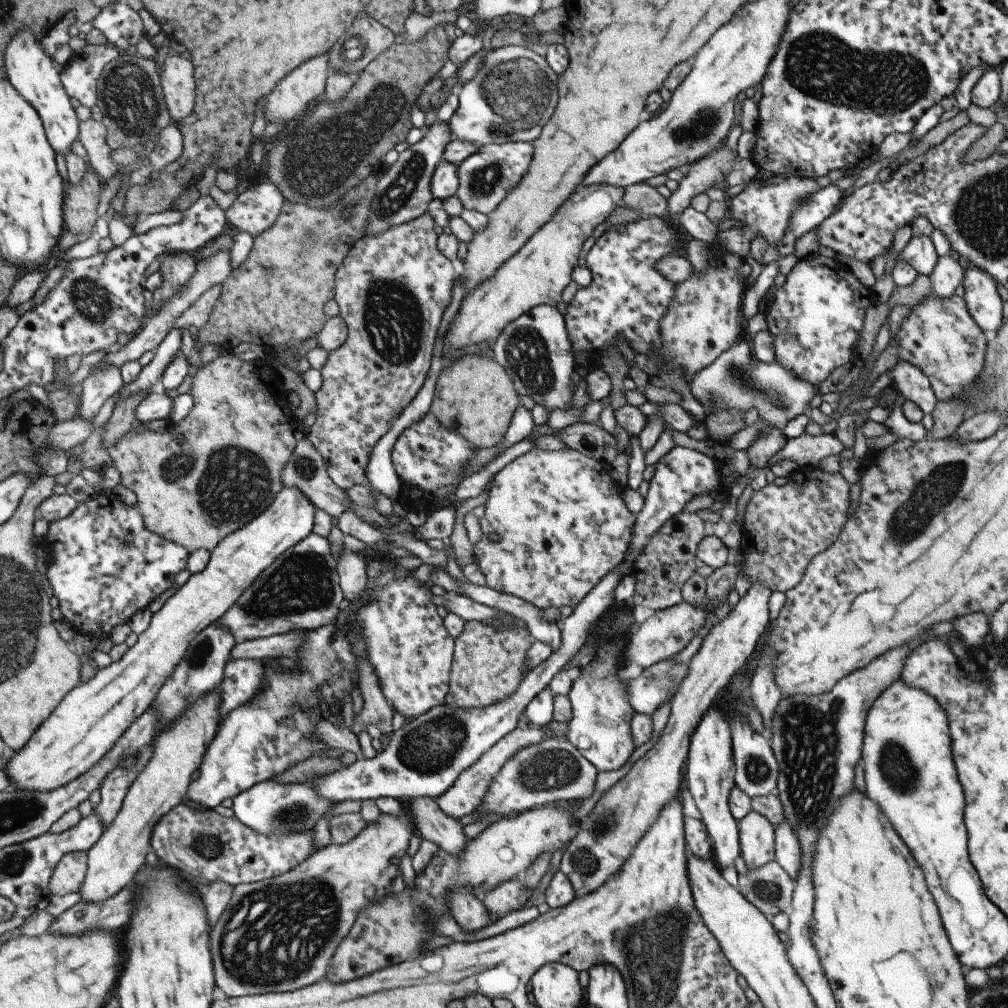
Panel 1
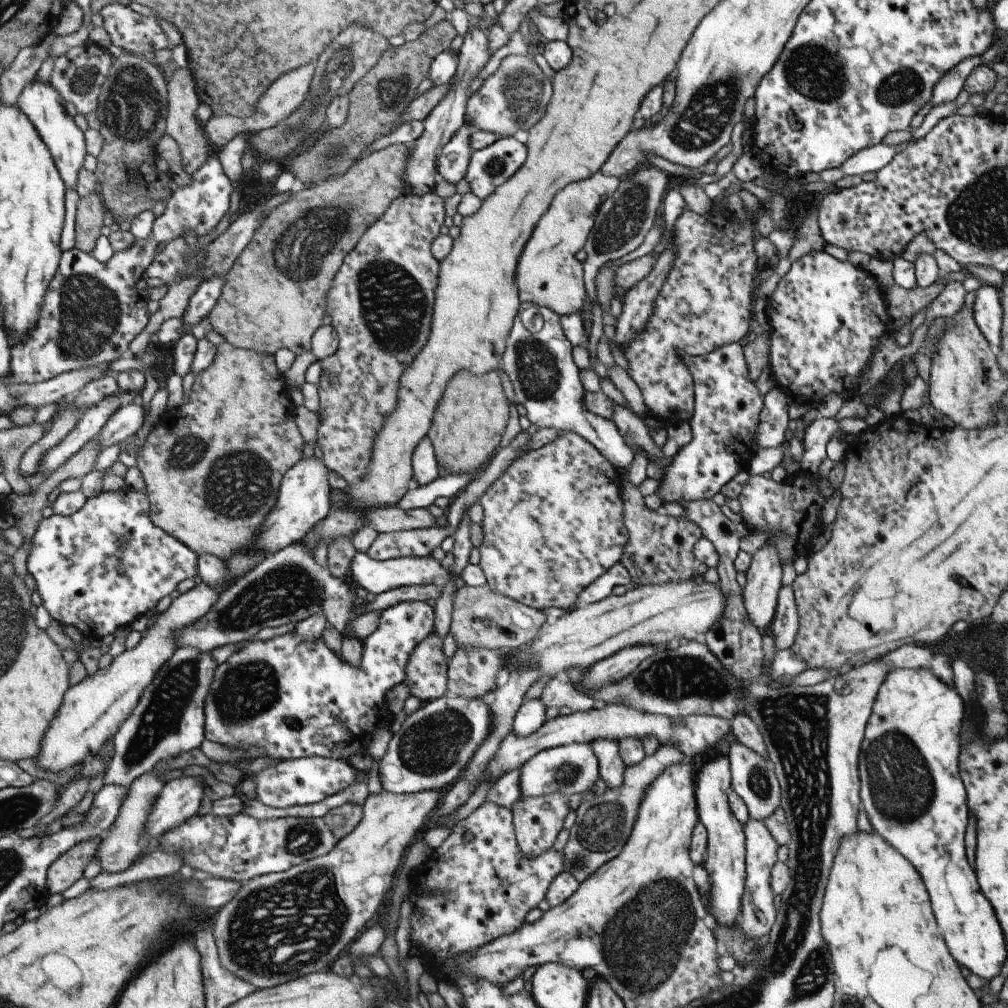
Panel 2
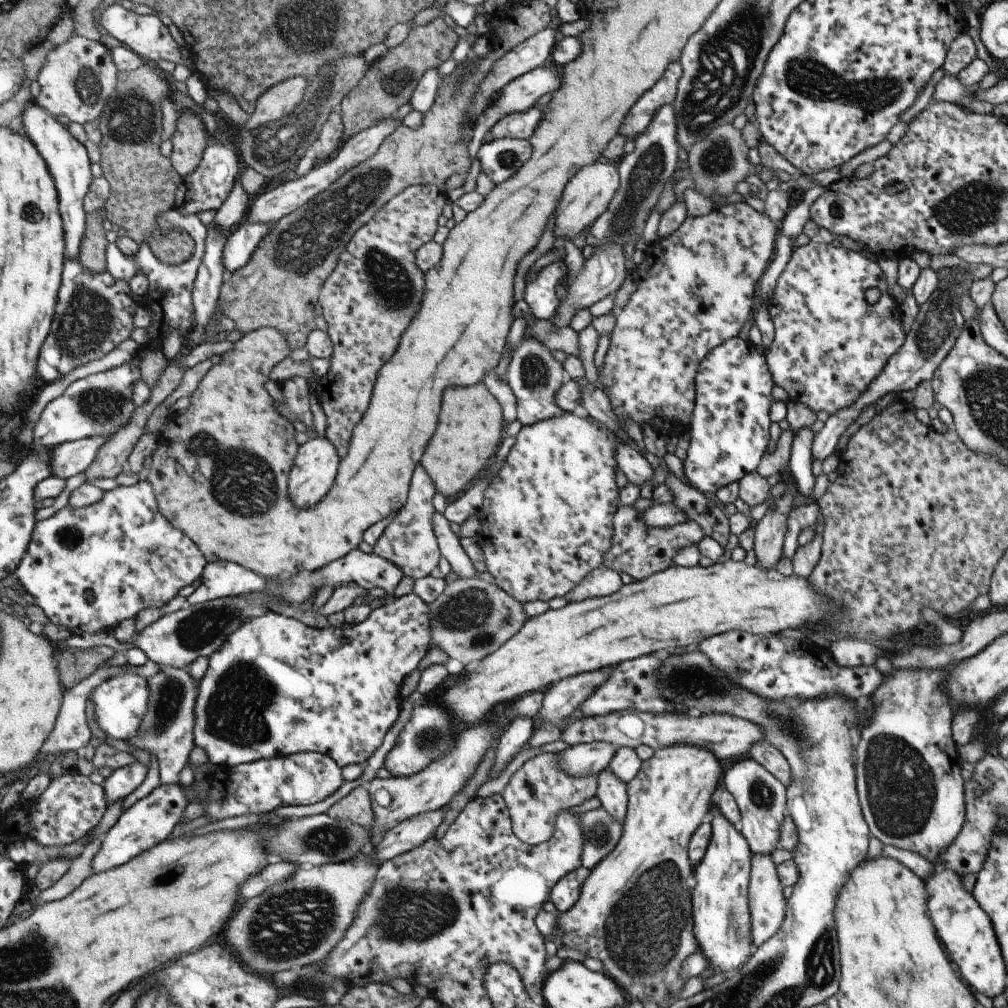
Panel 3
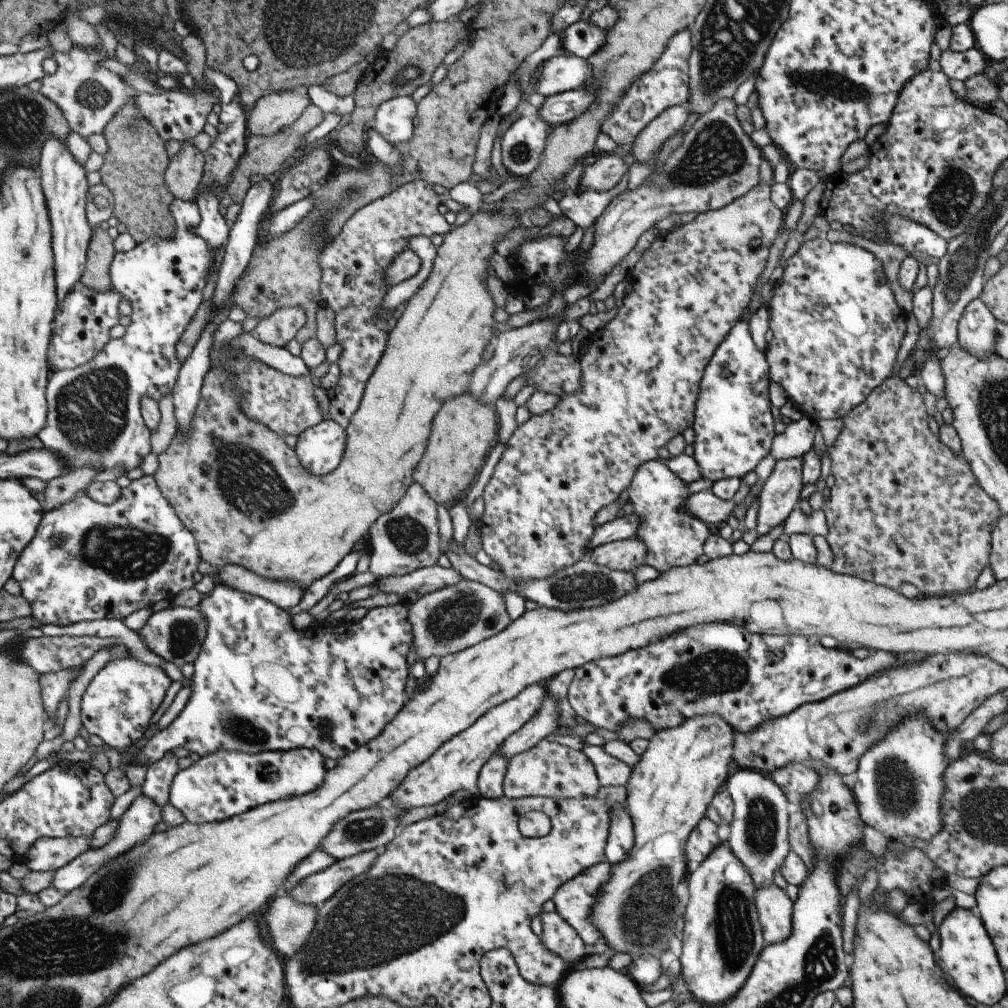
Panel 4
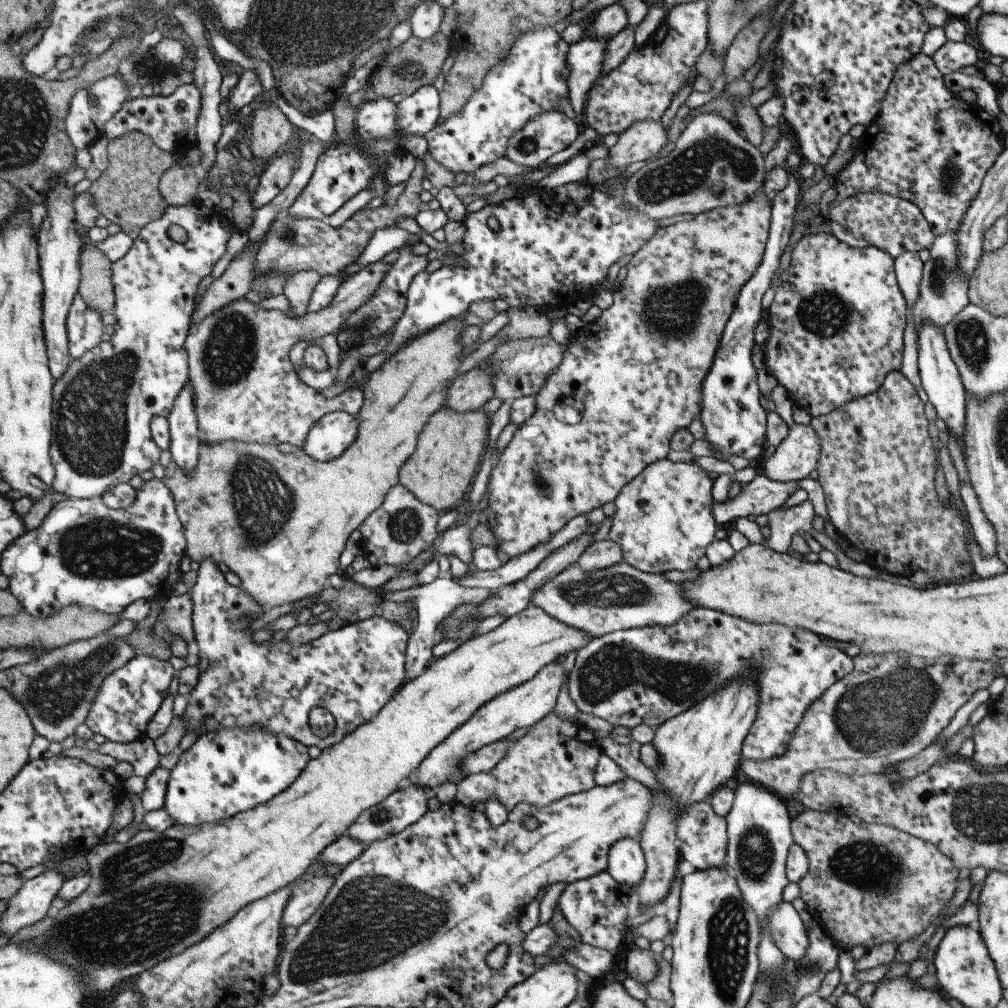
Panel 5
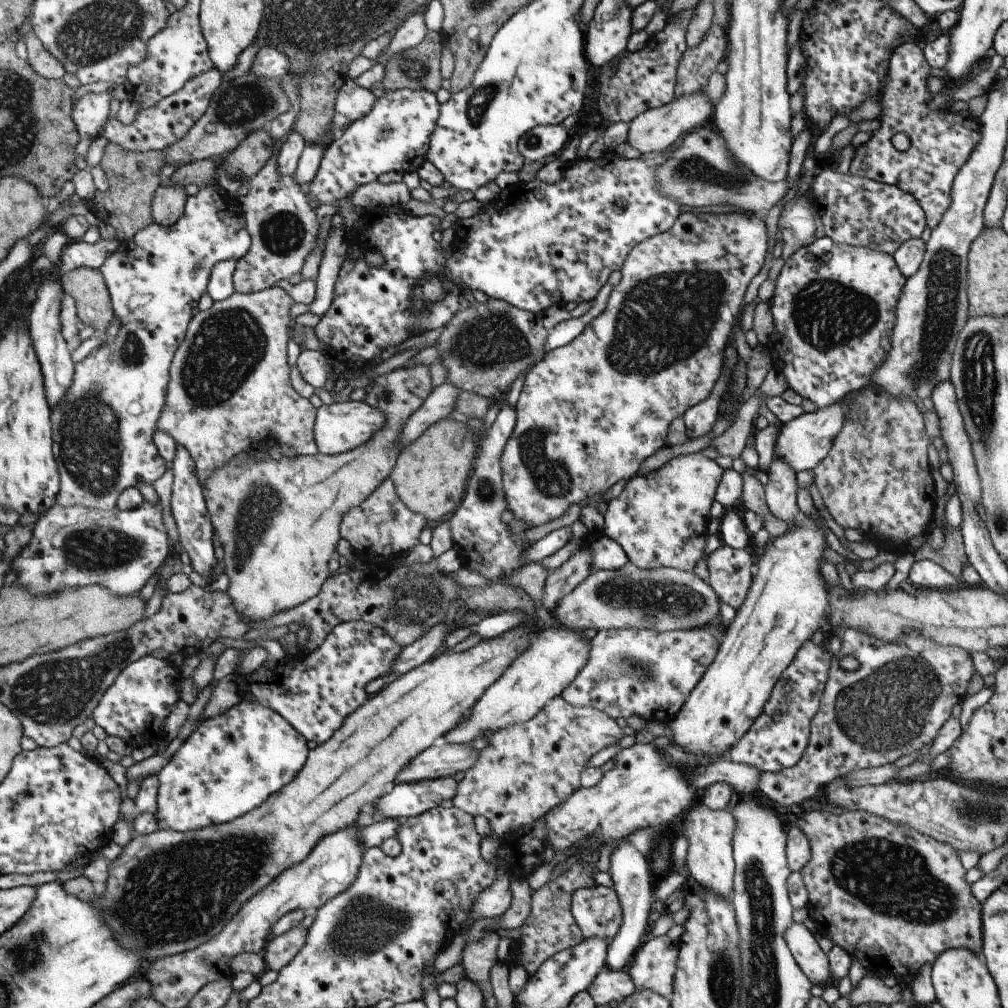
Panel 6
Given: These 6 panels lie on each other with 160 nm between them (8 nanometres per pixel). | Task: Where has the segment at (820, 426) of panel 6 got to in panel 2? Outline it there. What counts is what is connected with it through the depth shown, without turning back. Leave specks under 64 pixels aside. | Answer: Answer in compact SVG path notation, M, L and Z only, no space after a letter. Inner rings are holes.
M767 542L751 557L749 568L745 572L745 586L742 588L742 603L749 622L760 632L766 631L772 621L776 607L776 598L781 587L782 566L776 549Z

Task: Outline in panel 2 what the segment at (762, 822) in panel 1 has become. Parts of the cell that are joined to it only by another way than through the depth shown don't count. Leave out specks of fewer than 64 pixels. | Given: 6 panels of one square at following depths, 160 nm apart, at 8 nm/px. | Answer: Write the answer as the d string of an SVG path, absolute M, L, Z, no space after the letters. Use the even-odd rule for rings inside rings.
M747 819L742 825L744 832L744 869L746 879L740 900L741 930L748 939L759 939L770 931L776 917L773 908L774 894L770 889L768 880L770 870L776 860L777 844L760 820Z

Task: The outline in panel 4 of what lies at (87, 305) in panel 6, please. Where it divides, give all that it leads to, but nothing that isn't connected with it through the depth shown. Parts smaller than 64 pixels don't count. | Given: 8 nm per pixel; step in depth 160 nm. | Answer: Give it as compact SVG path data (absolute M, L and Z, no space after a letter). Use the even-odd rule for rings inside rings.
M97 226L88 246L88 258L80 283L99 292L109 290L111 276L107 274L107 268L110 268L113 255L111 238L105 234L103 226Z

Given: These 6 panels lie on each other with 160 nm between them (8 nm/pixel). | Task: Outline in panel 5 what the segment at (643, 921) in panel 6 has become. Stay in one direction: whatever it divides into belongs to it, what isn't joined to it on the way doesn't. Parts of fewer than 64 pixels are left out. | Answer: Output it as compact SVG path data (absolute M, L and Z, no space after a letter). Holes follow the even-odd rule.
M620 838L608 848L606 871L630 894L644 873L644 856L635 838Z

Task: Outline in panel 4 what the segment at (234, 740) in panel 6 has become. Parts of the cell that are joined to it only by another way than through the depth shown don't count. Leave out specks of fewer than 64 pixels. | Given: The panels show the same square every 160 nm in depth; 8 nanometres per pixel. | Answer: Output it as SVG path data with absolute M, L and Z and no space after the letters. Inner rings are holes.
M289 749L288 751L261 751L245 754L237 751L215 751L200 757L197 762L173 777L168 792L168 803L175 807L187 823L201 824L219 822L237 816L265 803L298 797L313 792L323 780L326 768L323 757L315 749Z

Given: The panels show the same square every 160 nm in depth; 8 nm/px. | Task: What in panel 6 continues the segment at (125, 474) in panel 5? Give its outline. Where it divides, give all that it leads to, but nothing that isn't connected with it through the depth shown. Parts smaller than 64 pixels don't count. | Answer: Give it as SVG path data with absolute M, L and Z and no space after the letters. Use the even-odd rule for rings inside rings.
M212 185L200 187L196 195L188 196L183 214L171 226L152 222L129 240L119 241L117 250L99 266L112 297L112 311L120 325L114 337L108 337L76 362L71 388L63 400L52 407L53 456L59 472L59 505L85 505L100 511L111 511L121 491L135 487L137 482L151 484L163 474L164 460L157 454L152 432L164 405L171 359L192 319L191 308L206 292L212 266L225 259L238 261L249 245L250 236L244 218L233 212L231 198L218 185Z

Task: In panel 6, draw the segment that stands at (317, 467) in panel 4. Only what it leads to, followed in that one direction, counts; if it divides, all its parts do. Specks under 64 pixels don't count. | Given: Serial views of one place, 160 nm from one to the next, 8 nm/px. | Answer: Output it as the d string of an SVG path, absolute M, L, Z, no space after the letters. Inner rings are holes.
M349 400L331 405L323 404L316 409L312 426L312 435L317 453L338 455L366 443L379 428L379 424L383 424L383 416L377 409L370 407L363 400Z

